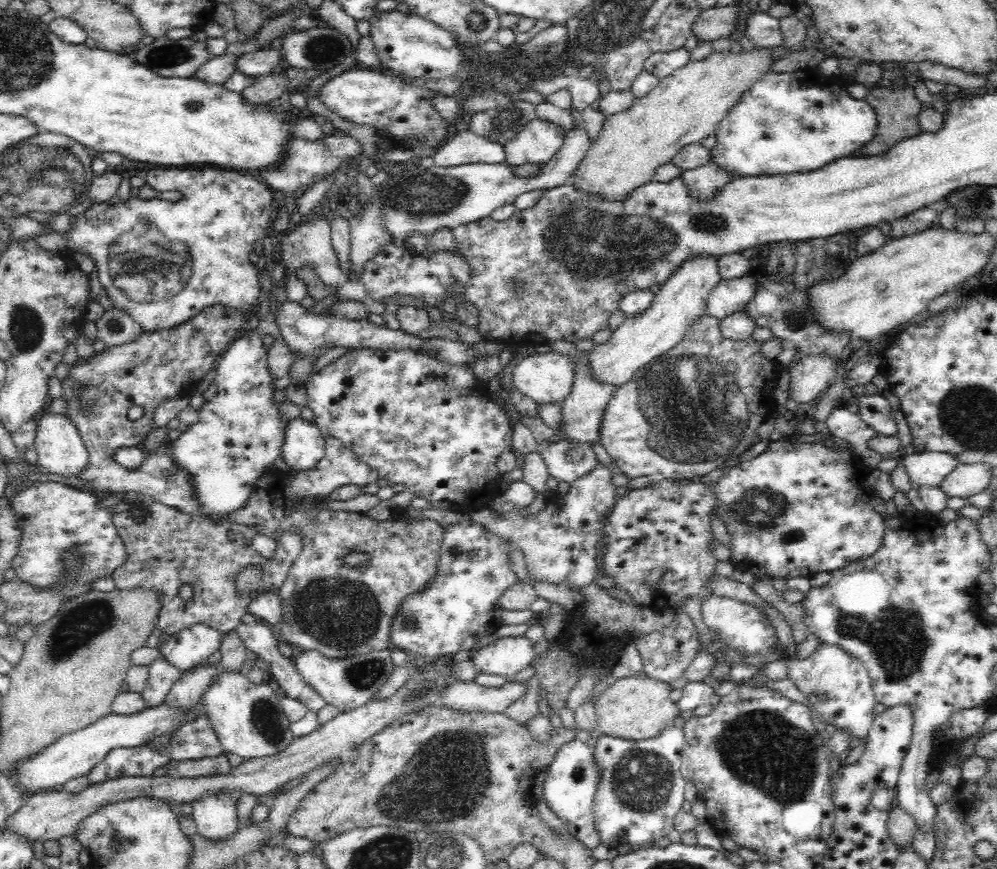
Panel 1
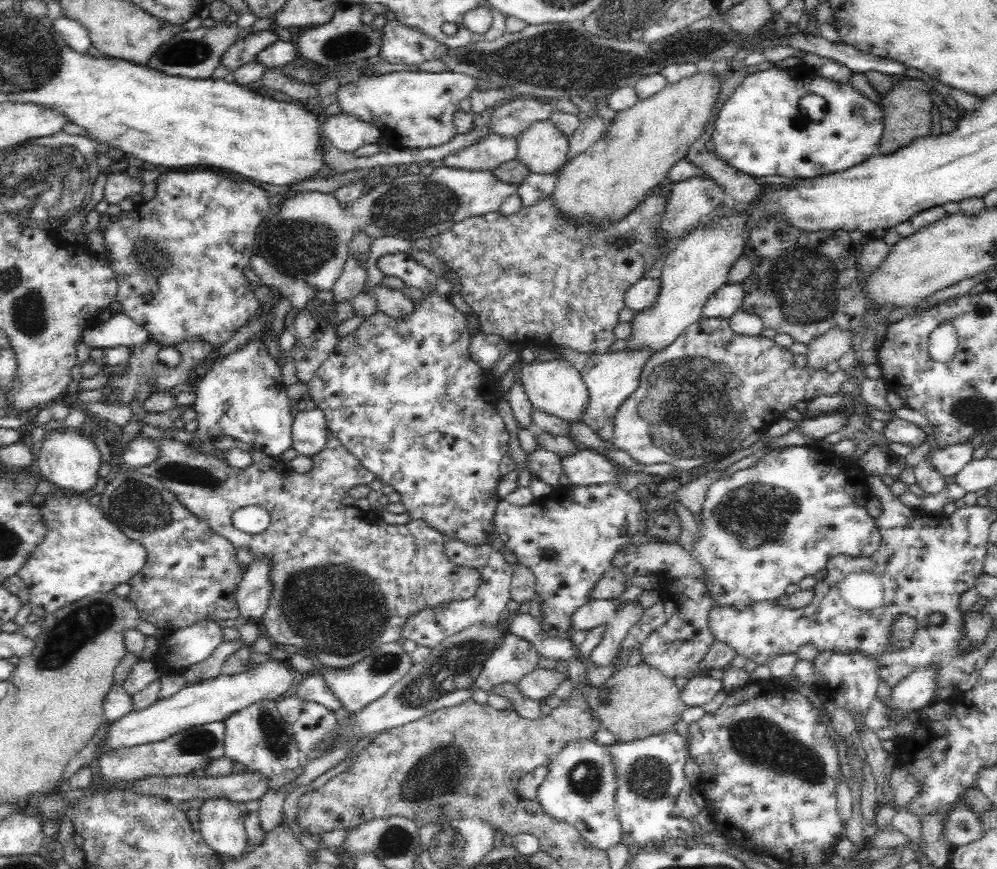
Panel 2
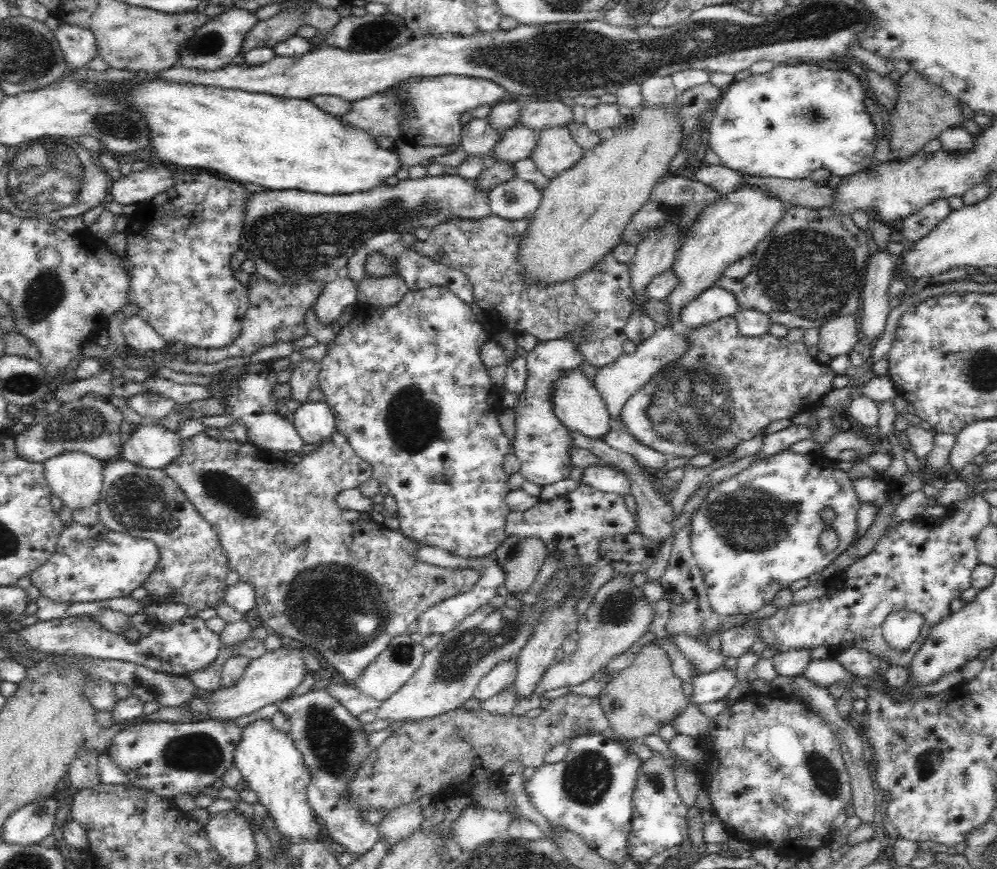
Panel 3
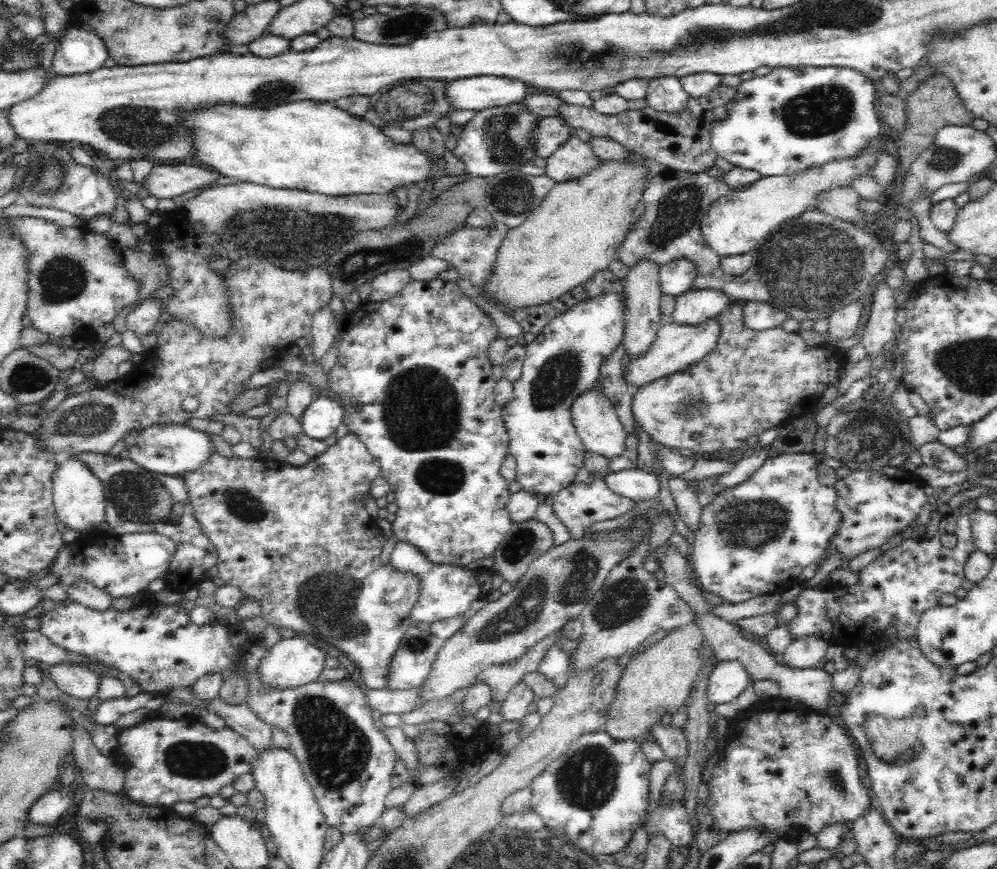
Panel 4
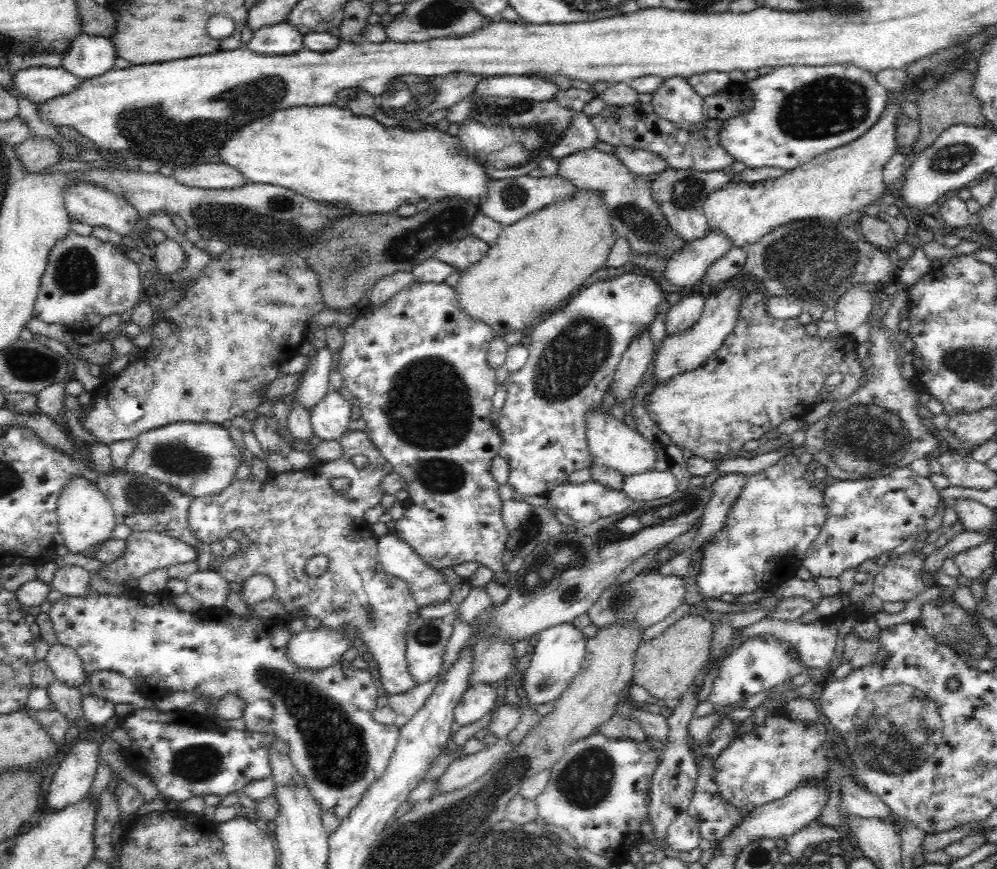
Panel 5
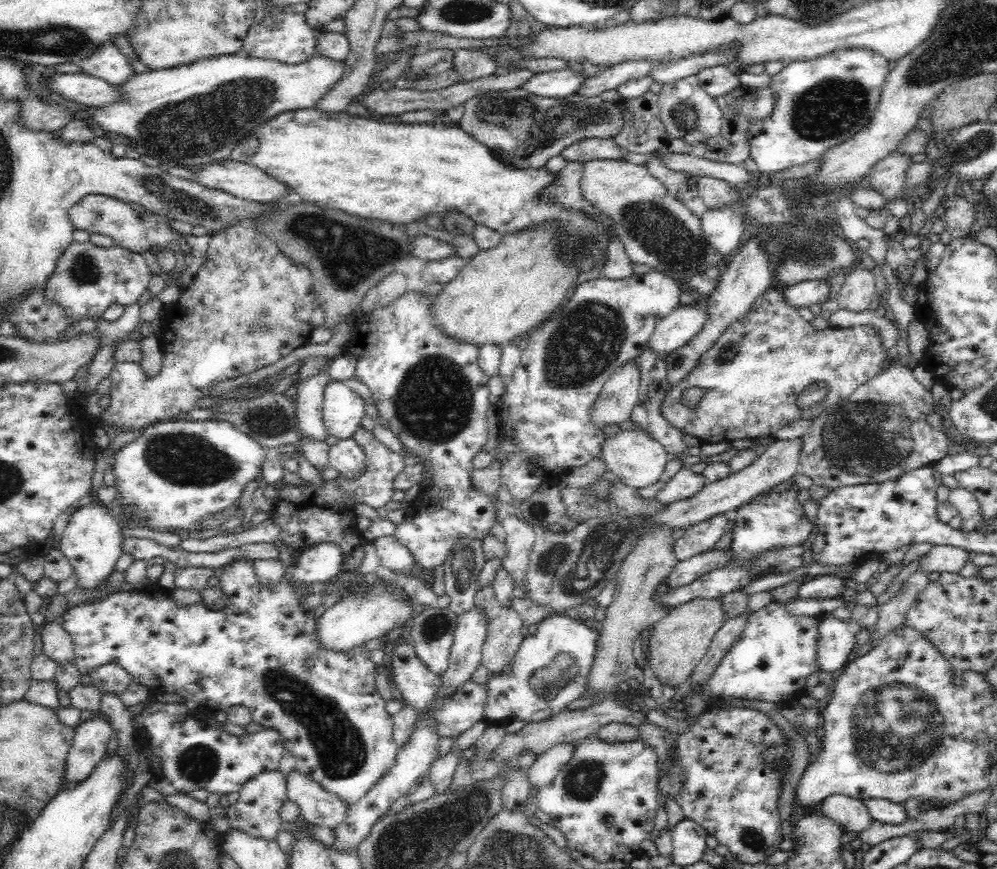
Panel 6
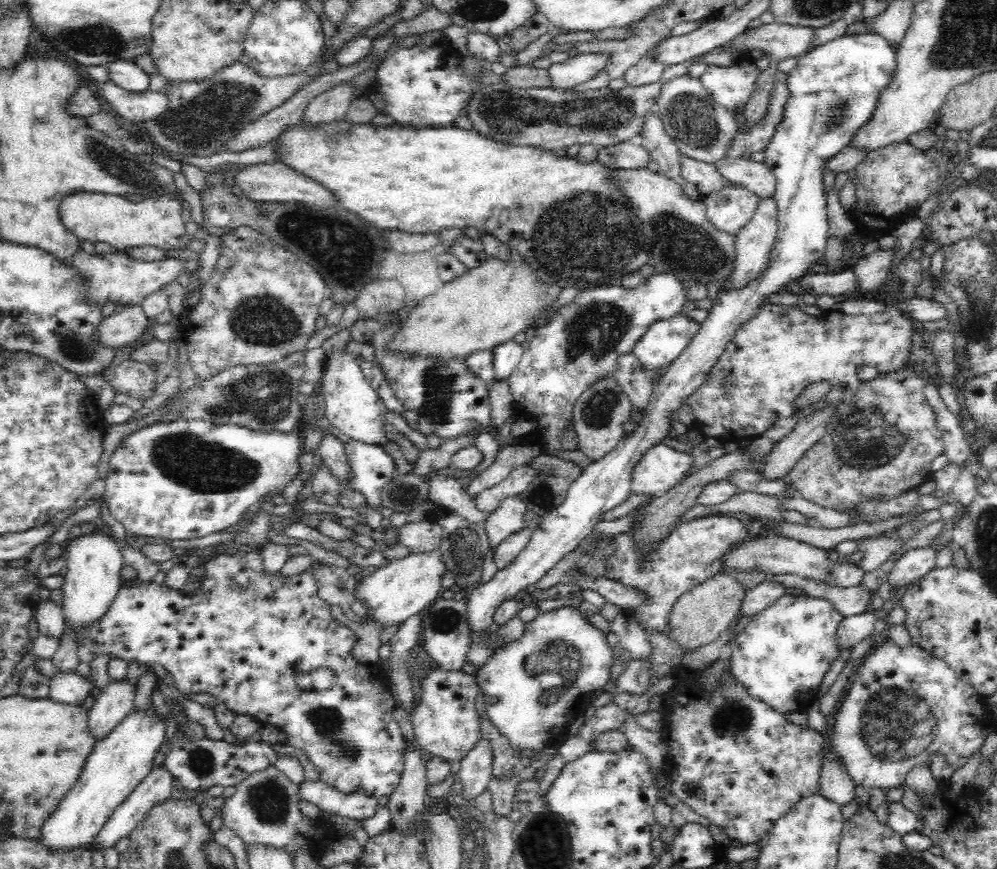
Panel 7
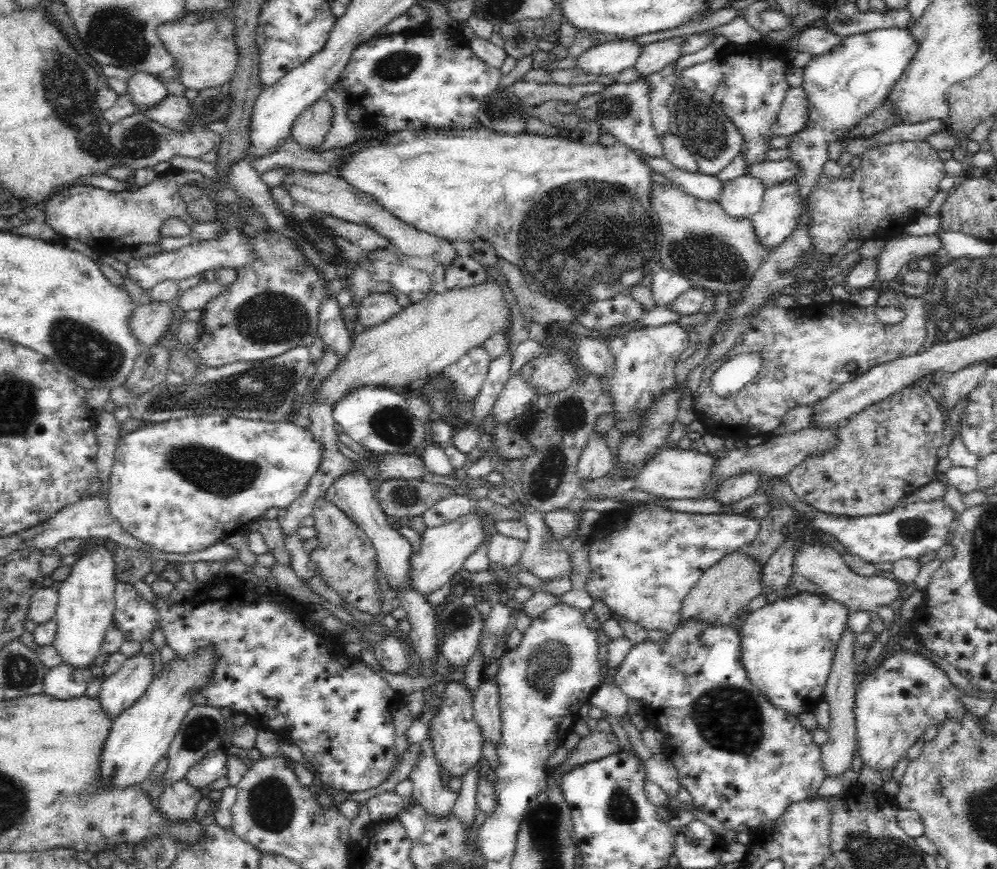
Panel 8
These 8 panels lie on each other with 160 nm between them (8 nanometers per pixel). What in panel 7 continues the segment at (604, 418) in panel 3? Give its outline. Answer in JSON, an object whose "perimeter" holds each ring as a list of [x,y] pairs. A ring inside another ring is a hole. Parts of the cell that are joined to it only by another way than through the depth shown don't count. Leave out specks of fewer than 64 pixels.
{"perimeter":[[[660,443],[640,456],[632,470],[631,489],[634,494],[663,494],[680,483],[682,474],[692,464],[693,450],[675,443]]]}

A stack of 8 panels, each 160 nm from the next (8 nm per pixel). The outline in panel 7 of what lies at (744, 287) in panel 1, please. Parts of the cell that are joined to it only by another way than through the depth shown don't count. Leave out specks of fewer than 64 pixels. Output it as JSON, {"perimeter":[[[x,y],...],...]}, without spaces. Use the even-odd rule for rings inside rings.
{"perimeter":[[[682,310],[672,318],[659,320],[649,326],[648,332],[633,347],[632,353],[644,368],[666,368],[690,345],[700,325]]]}

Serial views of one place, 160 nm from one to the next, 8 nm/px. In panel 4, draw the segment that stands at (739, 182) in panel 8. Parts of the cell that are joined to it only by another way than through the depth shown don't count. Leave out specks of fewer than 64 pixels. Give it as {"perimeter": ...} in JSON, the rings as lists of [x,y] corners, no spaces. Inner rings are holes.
{"perimeter":[[[678,259],[659,268],[660,290],[663,295],[677,297],[690,290],[696,278],[694,263]]]}

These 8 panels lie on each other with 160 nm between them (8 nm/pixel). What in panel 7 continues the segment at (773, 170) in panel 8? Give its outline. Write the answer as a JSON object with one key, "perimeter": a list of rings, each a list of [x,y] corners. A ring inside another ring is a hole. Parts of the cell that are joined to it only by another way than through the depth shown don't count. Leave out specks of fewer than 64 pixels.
{"perimeter":[[[726,155],[713,165],[726,182],[744,188],[758,198],[775,195],[776,177],[763,162]]]}

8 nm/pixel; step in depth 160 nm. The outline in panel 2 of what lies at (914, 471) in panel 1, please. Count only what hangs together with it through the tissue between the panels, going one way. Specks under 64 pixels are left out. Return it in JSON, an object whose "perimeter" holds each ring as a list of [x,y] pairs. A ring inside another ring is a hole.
{"perimeter":[[[956,443],[943,449],[931,450],[925,459],[934,471],[946,478],[960,472],[960,469],[974,458],[974,450],[972,443]]]}

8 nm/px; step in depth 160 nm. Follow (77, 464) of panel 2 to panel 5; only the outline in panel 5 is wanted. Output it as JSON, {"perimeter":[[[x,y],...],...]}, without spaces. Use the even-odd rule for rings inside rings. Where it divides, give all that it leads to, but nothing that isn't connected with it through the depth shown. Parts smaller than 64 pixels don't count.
{"perimeter":[[[77,473],[67,481],[56,502],[56,518],[59,524],[59,533],[64,536],[64,544],[74,554],[90,556],[92,546],[103,545],[104,542],[112,539],[112,531],[116,526],[113,506],[102,494],[96,483]]]}

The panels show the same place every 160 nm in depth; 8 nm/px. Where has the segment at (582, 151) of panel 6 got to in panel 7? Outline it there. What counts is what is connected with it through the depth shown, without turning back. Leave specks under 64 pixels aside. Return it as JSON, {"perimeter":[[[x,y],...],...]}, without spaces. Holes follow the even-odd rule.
{"perimeter":[[[633,140],[598,147],[598,152],[595,152],[596,161],[614,170],[616,168],[626,170],[644,168],[650,159],[643,145]]]}

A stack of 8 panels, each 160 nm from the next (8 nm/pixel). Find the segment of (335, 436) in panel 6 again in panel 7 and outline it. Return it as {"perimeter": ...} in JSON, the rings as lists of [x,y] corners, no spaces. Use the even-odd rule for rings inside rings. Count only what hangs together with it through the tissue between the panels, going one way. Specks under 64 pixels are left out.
{"perimeter":[[[333,351],[329,356],[328,364],[323,372],[320,391],[324,399],[323,409],[325,418],[343,434],[343,439],[368,442],[398,442],[400,433],[396,426],[388,424],[384,417],[386,405],[379,394],[372,388],[371,383],[360,373],[360,368],[355,363],[355,357],[344,351]]]}

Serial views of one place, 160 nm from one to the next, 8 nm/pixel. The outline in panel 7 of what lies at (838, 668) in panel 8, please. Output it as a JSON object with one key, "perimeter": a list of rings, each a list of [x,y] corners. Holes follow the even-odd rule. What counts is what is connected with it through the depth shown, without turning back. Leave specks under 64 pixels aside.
{"perimeter":[[[826,751],[821,766],[818,794],[836,803],[840,809],[854,800],[854,781],[846,775],[846,769],[836,761],[832,753]]]}

